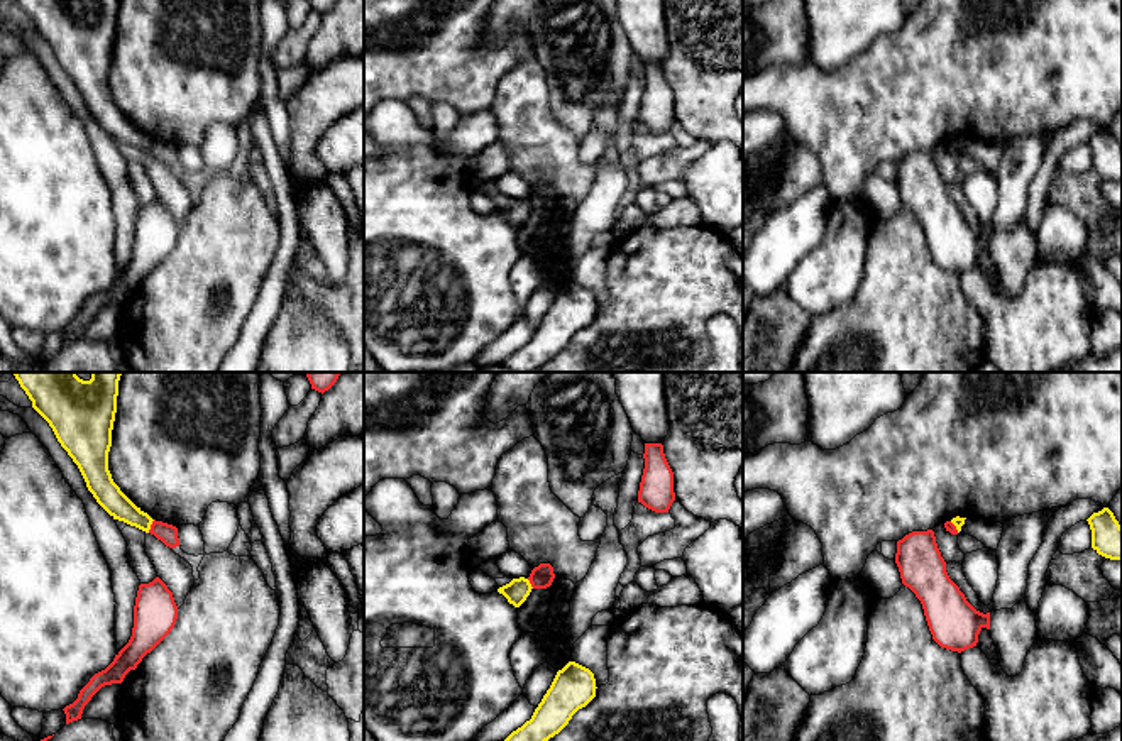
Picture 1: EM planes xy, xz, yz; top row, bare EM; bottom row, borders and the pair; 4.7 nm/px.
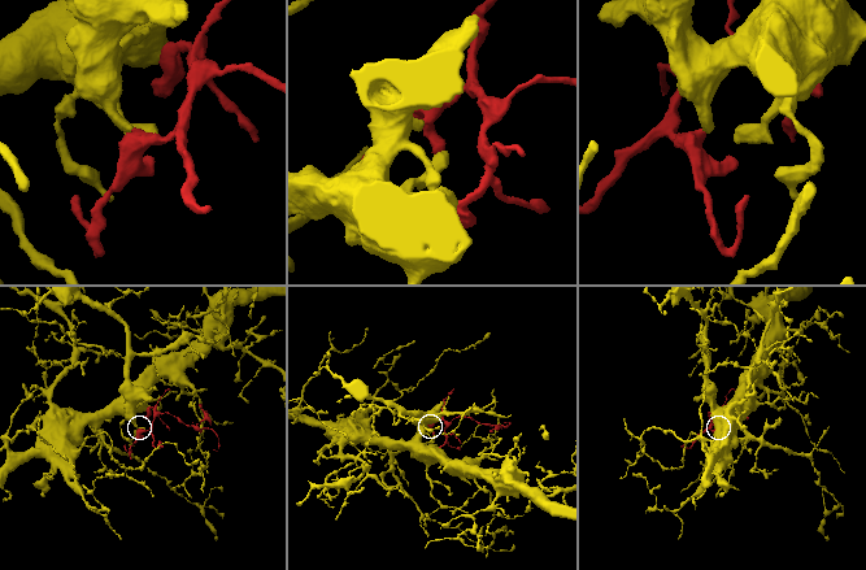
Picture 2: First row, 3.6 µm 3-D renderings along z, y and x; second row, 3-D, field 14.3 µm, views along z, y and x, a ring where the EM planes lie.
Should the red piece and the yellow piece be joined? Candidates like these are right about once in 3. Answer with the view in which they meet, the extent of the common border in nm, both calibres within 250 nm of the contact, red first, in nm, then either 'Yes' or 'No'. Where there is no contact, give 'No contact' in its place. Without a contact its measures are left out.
Touches red in xy. Shared border 70 nm. Thickness 90 nm (red) against 120 nm. No

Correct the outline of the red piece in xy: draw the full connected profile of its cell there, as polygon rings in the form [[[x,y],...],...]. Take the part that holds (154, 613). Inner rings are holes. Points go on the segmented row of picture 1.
[[[156,577],[140,584],[134,606],[134,628],[129,643],[115,655],[113,661],[95,673],[80,690],[78,699],[66,705],[66,724],[81,719],[85,705],[105,685],[122,683],[130,670],[151,653],[174,628],[178,606],[168,585]]]

